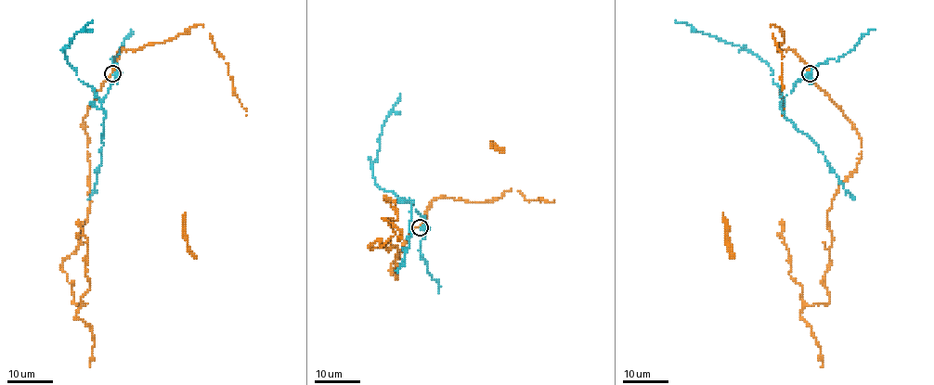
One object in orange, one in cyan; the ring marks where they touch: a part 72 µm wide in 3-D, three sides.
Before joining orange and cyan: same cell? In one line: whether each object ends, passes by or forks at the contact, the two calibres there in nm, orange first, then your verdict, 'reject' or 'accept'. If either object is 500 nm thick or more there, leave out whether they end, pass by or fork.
orange ends there; cyan ends there; 280 nm thick on the orange side, 240 nm on the other; reject

